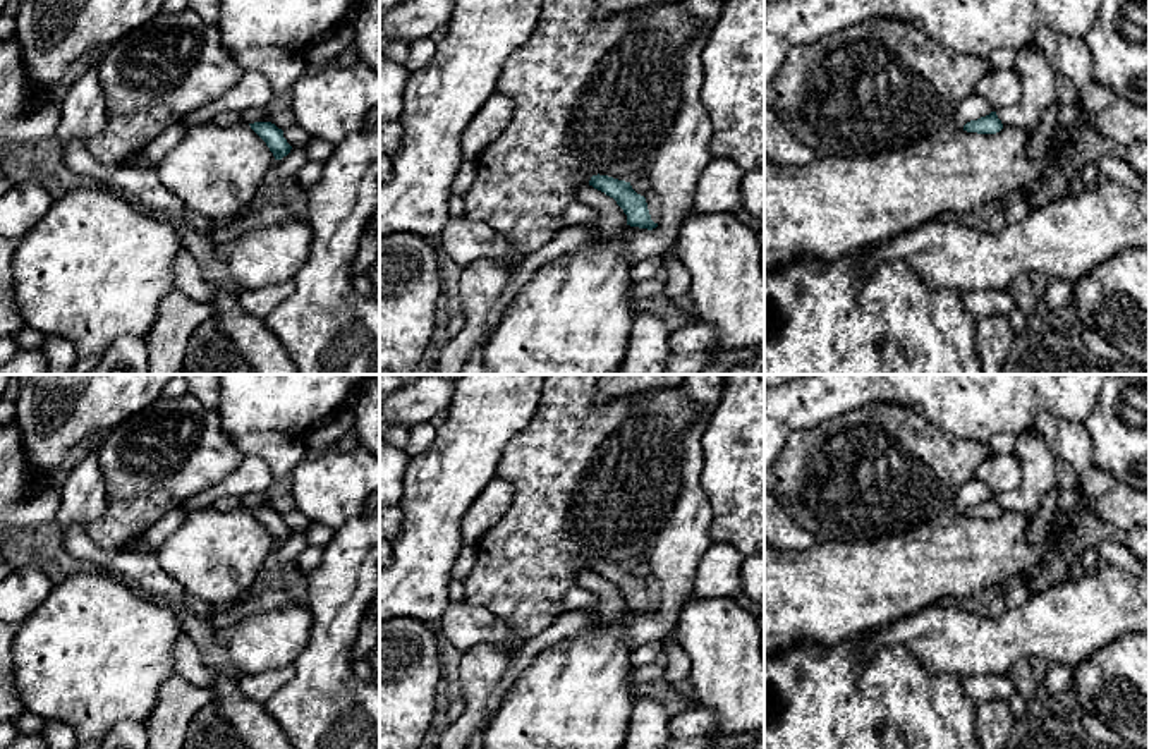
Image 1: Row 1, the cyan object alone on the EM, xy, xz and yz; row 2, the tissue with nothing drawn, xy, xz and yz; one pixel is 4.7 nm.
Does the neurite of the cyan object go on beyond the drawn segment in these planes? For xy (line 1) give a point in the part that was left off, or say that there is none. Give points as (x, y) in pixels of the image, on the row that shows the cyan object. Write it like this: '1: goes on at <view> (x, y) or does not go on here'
1: does not go on here

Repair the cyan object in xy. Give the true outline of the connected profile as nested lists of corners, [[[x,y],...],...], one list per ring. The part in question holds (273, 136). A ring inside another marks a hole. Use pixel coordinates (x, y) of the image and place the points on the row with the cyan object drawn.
[[[254,122],[249,124],[251,129],[266,143],[275,160],[282,160],[292,149],[292,146],[283,137],[283,131],[271,122]]]

